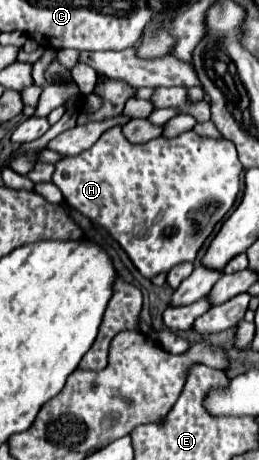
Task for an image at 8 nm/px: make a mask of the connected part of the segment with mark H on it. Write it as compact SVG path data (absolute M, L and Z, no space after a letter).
M115 125L113 129L107 129L85 153L57 161L51 181L61 189L69 207L107 229L109 235L125 249L139 273L151 279L157 273L167 273L177 263L195 259L217 221L221 221L233 207L239 193L241 171L243 165L237 159L235 145L227 139L209 139L195 131L187 131L175 139L157 137L137 145L125 139L121 125Z

